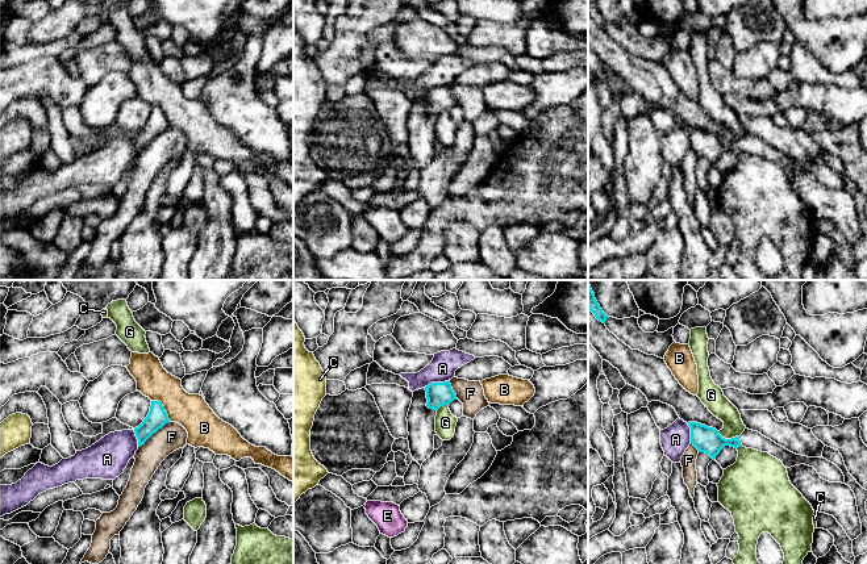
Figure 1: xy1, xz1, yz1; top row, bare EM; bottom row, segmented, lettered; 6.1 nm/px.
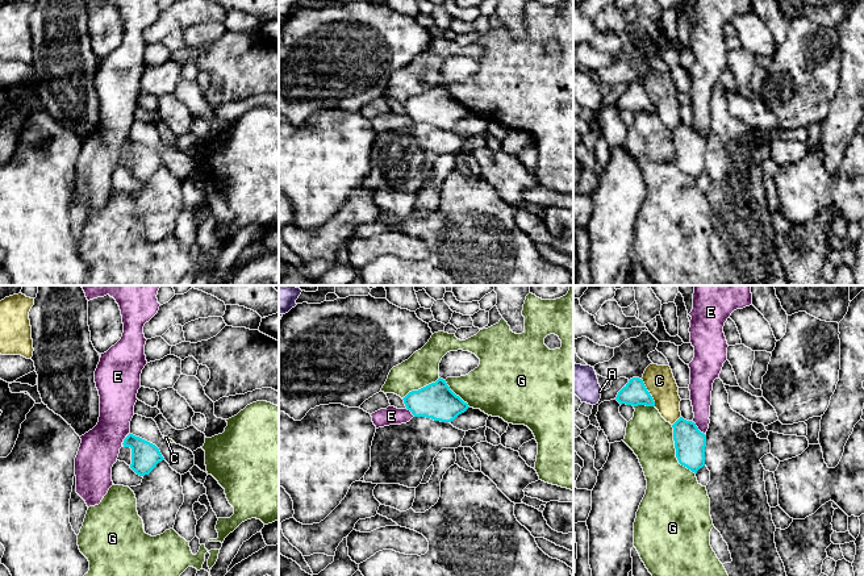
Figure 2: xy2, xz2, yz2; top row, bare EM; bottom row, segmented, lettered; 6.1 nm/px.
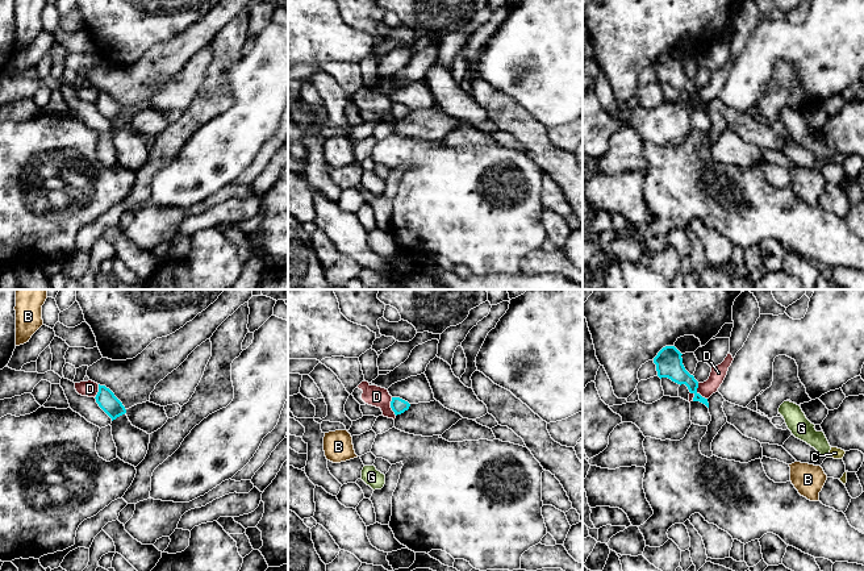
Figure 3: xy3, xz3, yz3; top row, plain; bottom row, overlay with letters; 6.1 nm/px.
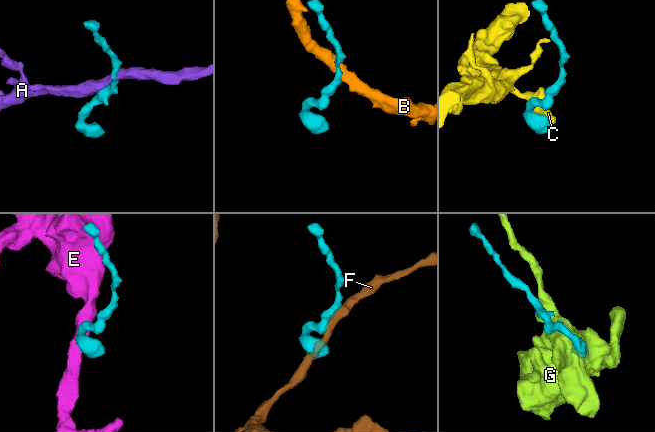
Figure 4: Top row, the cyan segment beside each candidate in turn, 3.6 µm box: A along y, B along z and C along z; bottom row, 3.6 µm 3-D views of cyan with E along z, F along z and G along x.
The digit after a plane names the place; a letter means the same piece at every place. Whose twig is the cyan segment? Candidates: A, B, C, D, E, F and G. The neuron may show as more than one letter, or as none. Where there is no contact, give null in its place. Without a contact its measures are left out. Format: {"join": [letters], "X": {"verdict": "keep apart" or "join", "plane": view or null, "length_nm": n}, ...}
{"join": [], "A": {"verdict": "keep apart", "plane": "xz1", "length_nm": 160}, "B": {"verdict": "keep apart", "plane": "xy1", "length_nm": 170}, "C": {"verdict": "keep apart", "plane": "yz2", "length_nm": 190}, "D": {"verdict": "keep apart", "plane": "yz3", "length_nm": 120}, "E": {"verdict": "keep apart", "plane": "yz2", "length_nm": 110}, "F": {"verdict": "keep apart", "plane": "xy1", "length_nm": 260}, "G": {"verdict": "keep apart", "plane": "yz2", "length_nm": 340}}

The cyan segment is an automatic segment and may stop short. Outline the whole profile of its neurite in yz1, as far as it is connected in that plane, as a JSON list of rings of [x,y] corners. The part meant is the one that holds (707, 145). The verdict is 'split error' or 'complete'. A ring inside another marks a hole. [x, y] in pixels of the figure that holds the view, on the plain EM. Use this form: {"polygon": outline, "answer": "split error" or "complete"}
{"polygon": [[[688,128],[688,131],[691,133],[691,150],[693,150],[699,158],[708,159],[713,166],[725,151],[734,154],[743,151],[746,154],[768,158],[771,162],[780,166],[785,174],[805,170],[813,172],[821,184],[829,188],[845,189],[845,181],[835,170],[824,163],[796,160],[763,142],[758,137],[745,134],[739,142],[725,145],[713,133],[708,133],[697,128]]], "answer": "split error"}

